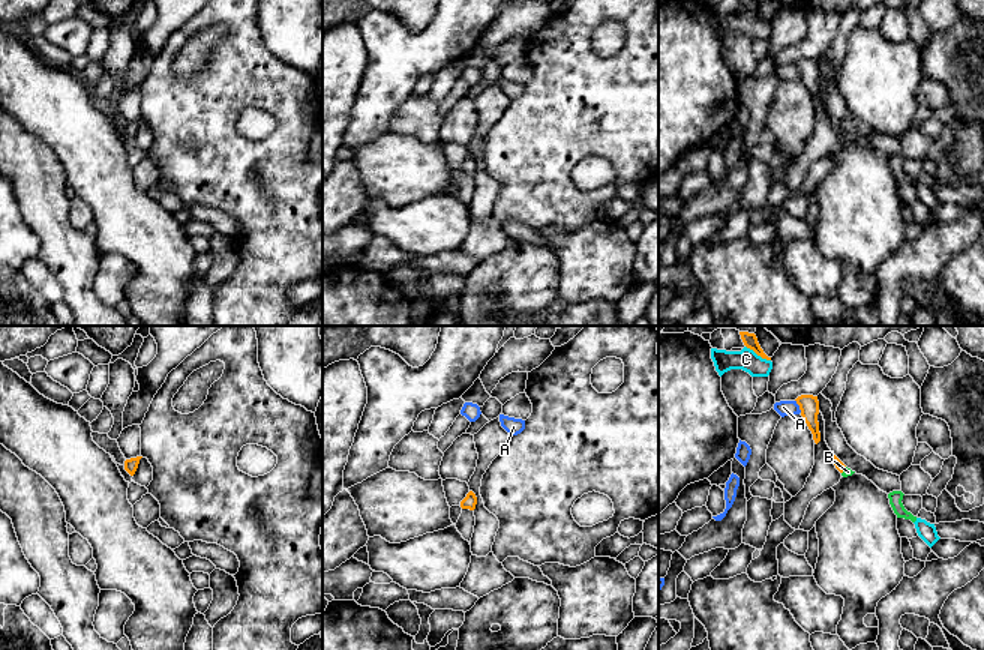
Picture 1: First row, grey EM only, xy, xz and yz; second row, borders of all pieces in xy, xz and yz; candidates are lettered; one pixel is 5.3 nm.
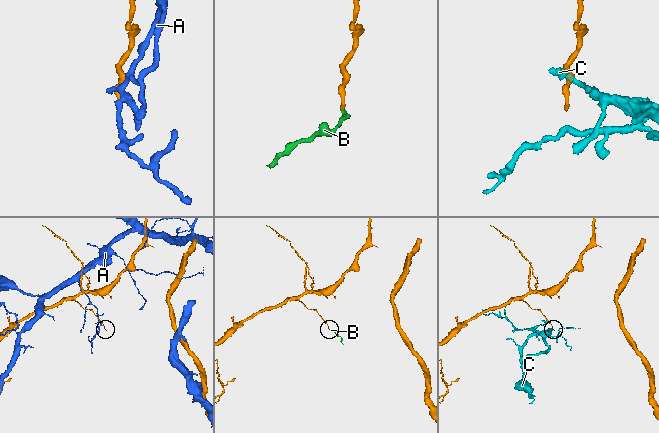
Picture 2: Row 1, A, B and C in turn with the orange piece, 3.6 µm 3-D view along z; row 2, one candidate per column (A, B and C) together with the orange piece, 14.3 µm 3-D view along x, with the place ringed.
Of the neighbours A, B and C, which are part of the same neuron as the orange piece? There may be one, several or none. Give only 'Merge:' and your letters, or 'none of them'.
Merge: B

